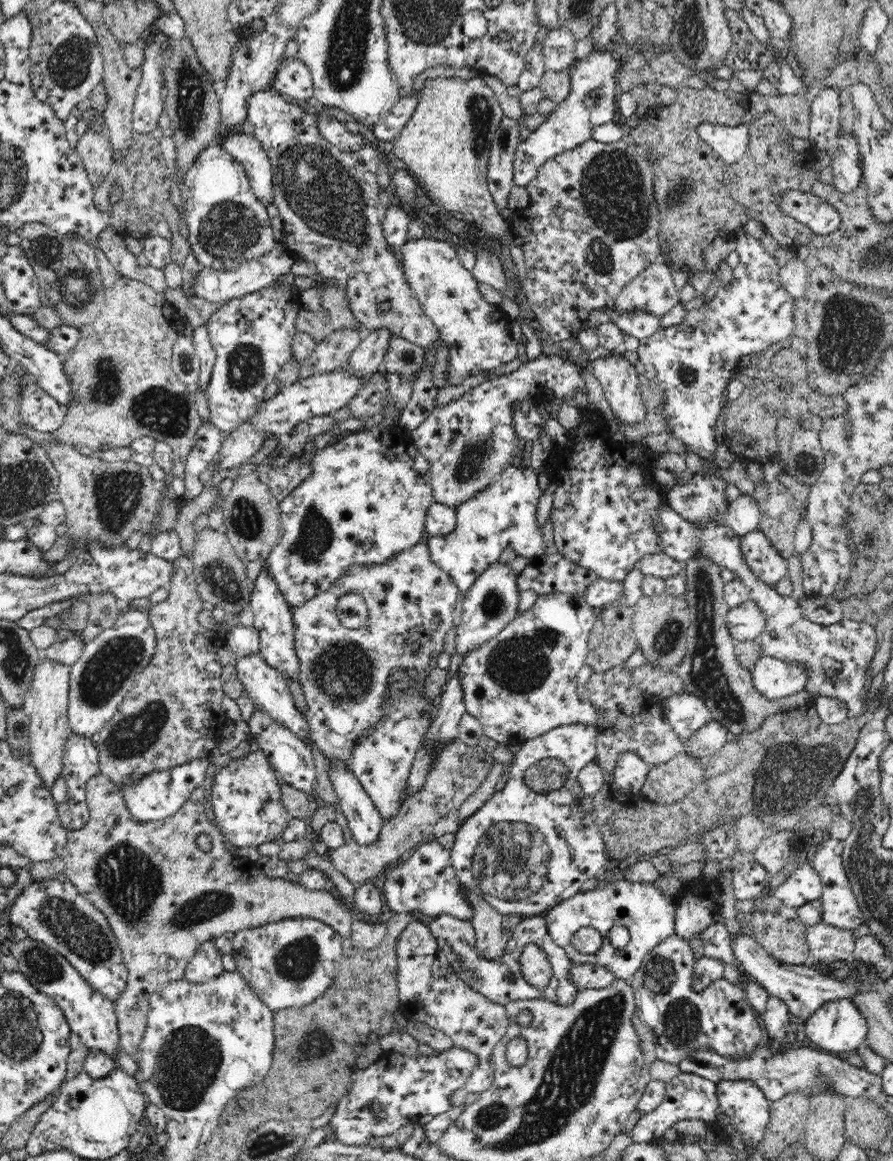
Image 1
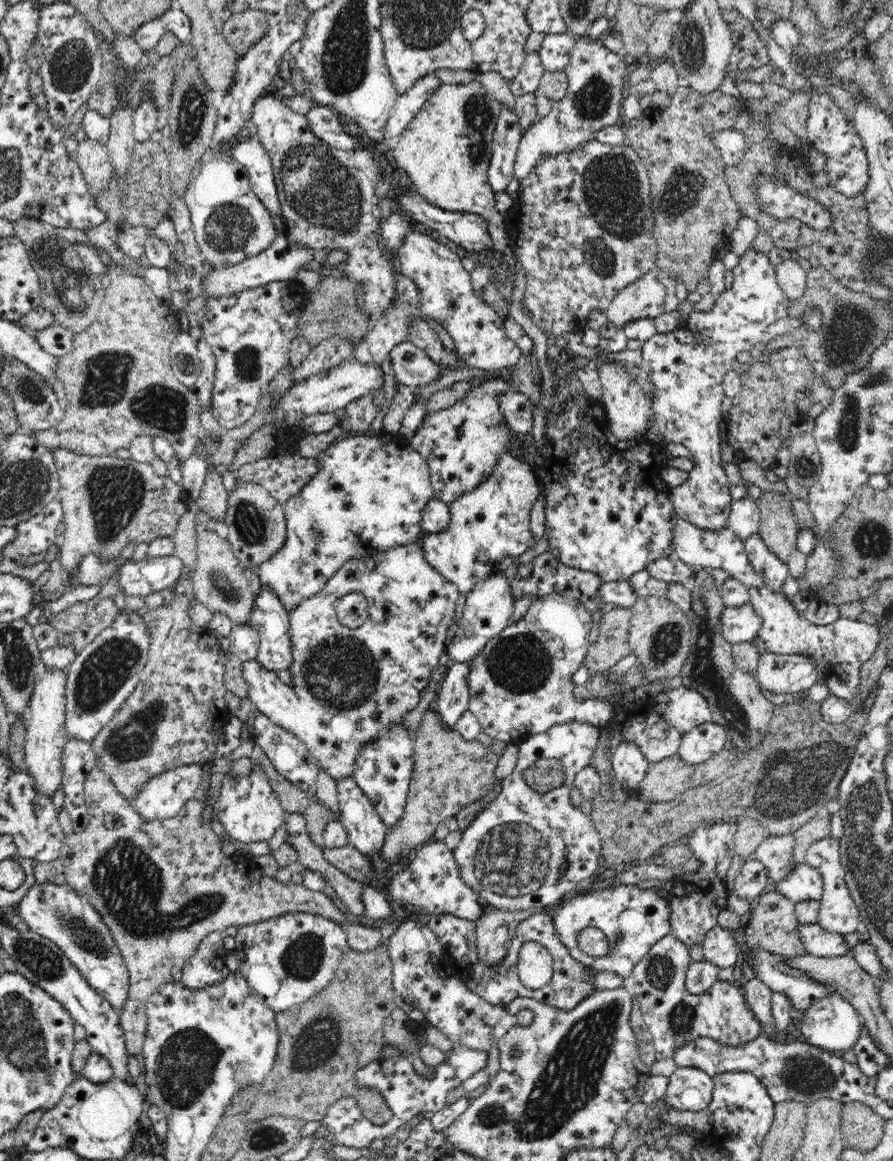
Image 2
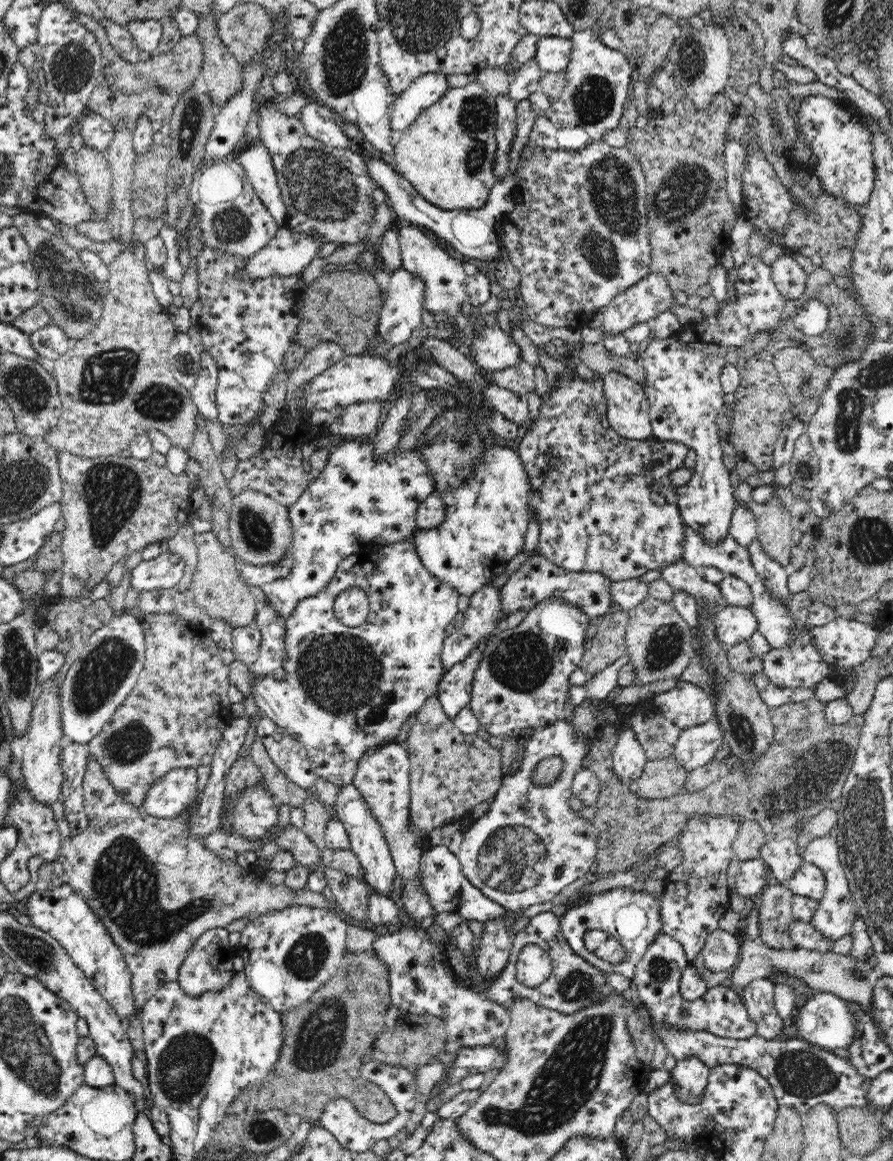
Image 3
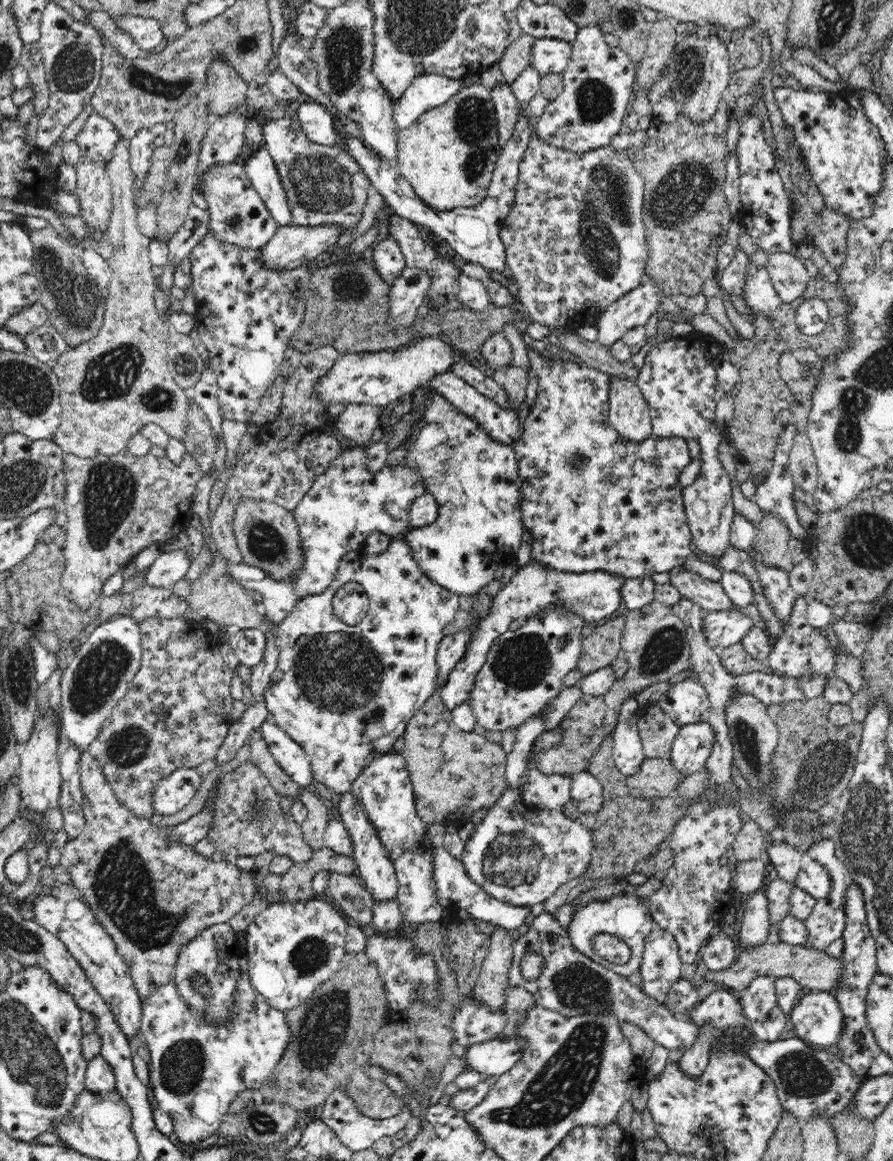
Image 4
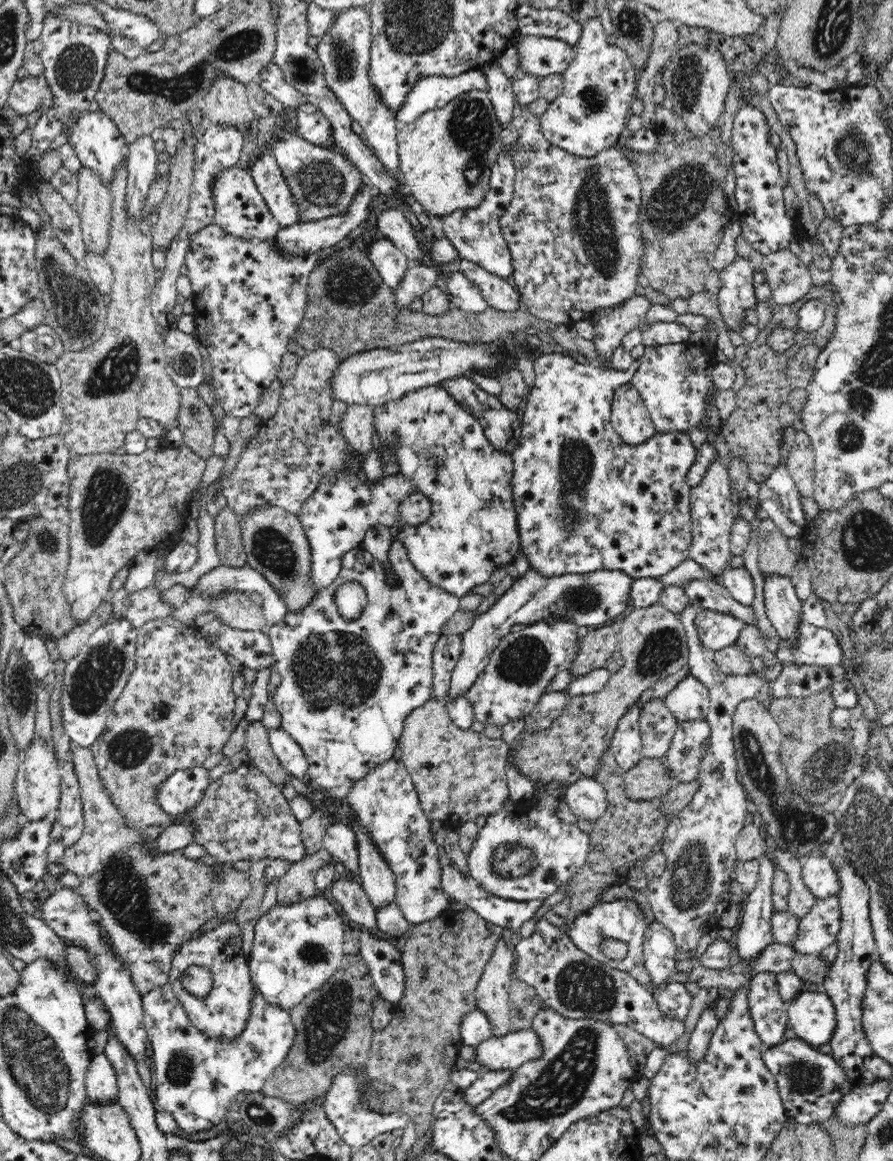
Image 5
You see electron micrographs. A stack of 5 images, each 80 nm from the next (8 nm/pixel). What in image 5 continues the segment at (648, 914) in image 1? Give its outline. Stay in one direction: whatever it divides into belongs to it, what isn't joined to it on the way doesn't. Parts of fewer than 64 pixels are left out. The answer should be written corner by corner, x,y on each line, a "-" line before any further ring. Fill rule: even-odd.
615,899
610,902
598,900
592,908
586,908
582,914
573,920
568,933
572,942
579,949
582,949
586,954
594,958
594,960
599,960
612,968
629,973
632,968
640,964
640,960
643,960
643,942
648,927
649,924
646,923
644,911
634,899
-
604,938
615,938
625,942
628,945
626,958
621,961
605,958
602,951
600,951
600,947
598,947

